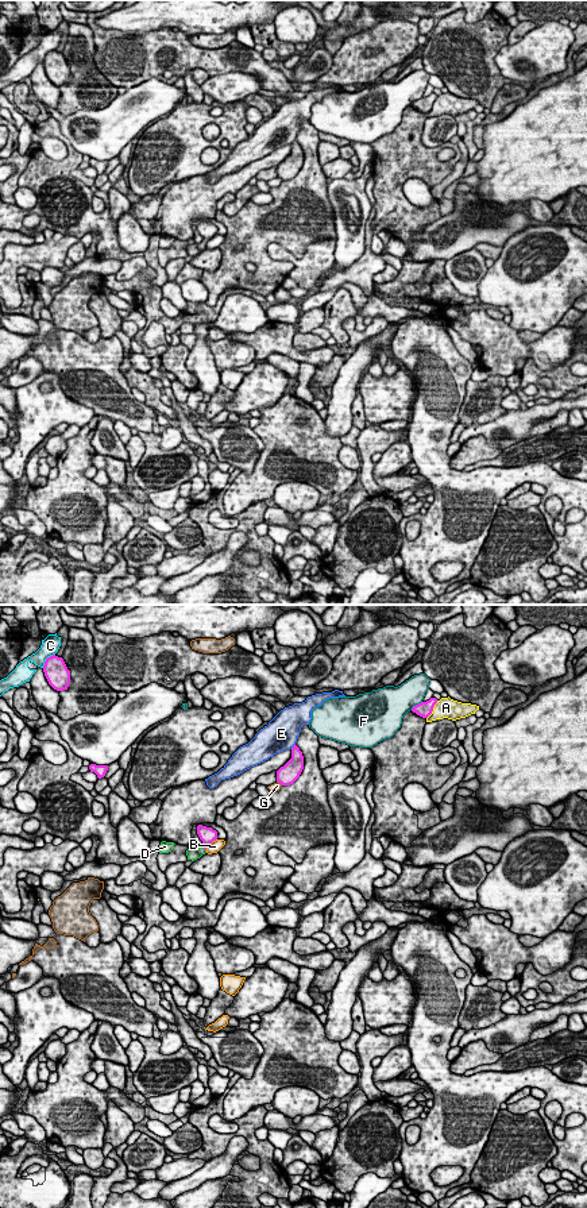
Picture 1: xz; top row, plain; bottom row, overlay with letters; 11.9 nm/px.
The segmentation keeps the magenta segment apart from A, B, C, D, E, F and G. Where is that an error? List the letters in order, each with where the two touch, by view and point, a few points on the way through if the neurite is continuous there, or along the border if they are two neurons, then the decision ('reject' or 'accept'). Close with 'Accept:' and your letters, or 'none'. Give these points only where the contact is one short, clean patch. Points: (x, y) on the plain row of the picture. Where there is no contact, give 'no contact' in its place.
A: contact xz (432, 105); reject
B: contact xz (211, 238); reject
C: contact xz (46, 54); reject
D: contact xz (204, 243); way xz (207, 230), (204, 243), (196, 249); accept
E: contact xz (293, 142); reject
F: contact xz (416, 100); reject
G: contact xz (280, 177); reject
Accept: D

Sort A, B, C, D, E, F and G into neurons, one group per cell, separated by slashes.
A / B / C / D / E / F / G

